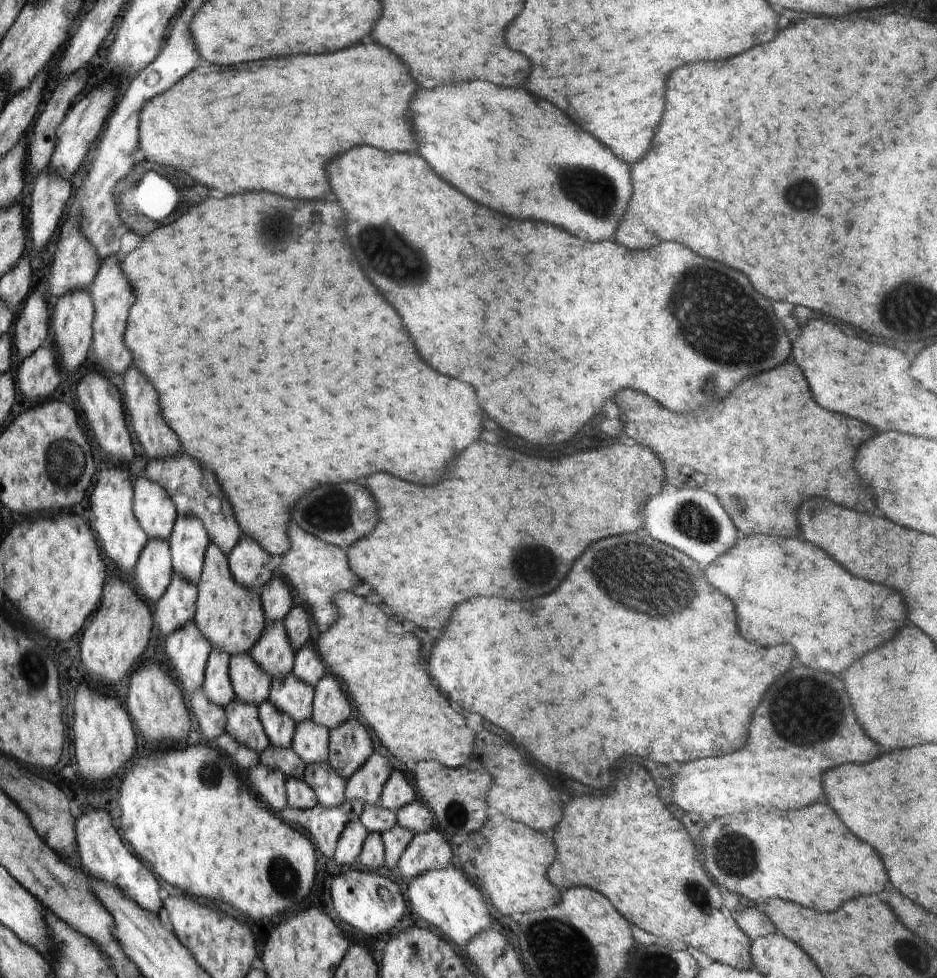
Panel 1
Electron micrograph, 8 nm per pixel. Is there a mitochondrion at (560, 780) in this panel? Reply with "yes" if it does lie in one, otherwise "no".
no

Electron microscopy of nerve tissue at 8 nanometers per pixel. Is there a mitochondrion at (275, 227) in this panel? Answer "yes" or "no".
yes

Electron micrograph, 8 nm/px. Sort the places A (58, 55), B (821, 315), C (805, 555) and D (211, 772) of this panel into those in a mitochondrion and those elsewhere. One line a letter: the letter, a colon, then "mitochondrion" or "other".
A: other
B: other
C: other
D: mitochondrion

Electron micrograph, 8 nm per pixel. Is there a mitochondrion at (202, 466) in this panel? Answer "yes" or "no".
no

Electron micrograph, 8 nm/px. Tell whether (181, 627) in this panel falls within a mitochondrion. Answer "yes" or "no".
no

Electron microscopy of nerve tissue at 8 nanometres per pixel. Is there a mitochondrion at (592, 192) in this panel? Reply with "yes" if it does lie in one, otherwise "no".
yes

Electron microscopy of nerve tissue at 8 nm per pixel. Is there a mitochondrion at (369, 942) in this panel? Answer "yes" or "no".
no

